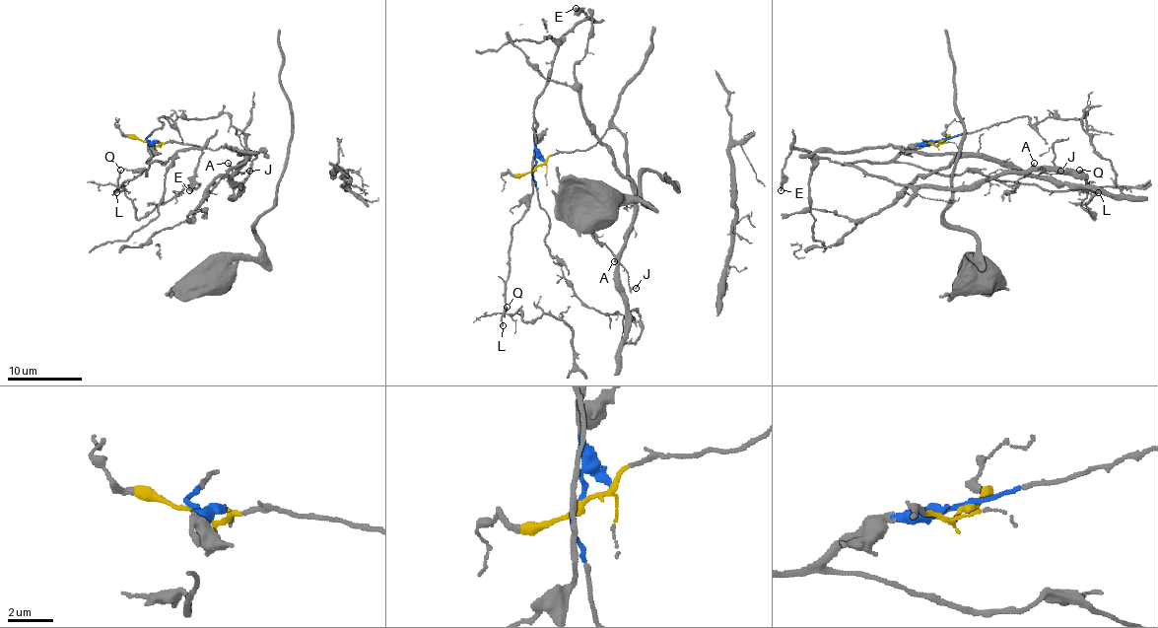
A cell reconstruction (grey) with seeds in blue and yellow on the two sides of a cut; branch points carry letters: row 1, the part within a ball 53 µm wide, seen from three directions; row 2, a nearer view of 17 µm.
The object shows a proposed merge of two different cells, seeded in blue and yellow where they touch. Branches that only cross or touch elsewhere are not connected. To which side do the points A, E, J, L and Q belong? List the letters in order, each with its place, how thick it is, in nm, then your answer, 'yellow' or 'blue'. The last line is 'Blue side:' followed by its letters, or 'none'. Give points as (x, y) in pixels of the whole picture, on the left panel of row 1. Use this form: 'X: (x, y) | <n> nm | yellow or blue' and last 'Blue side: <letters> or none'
A: (228, 163) | 140 nm | yellow
E: (189, 190) | 340 nm | blue
J: (249, 171) | 120 nm | yellow
L: (116, 192) | 130 nm | blue
Q: (120, 170) | 180 nm | blue
Blue side: E, L, Q

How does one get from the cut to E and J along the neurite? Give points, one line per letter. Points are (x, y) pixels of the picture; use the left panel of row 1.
E: (148, 140), (148, 161), (162, 163), (180, 150), (197, 148), (201, 157), (189, 191)
J: (148, 140), (156, 146), (167, 142), (212, 150), (222, 146), (229, 148), (247, 157), (233, 174), (249, 171)

